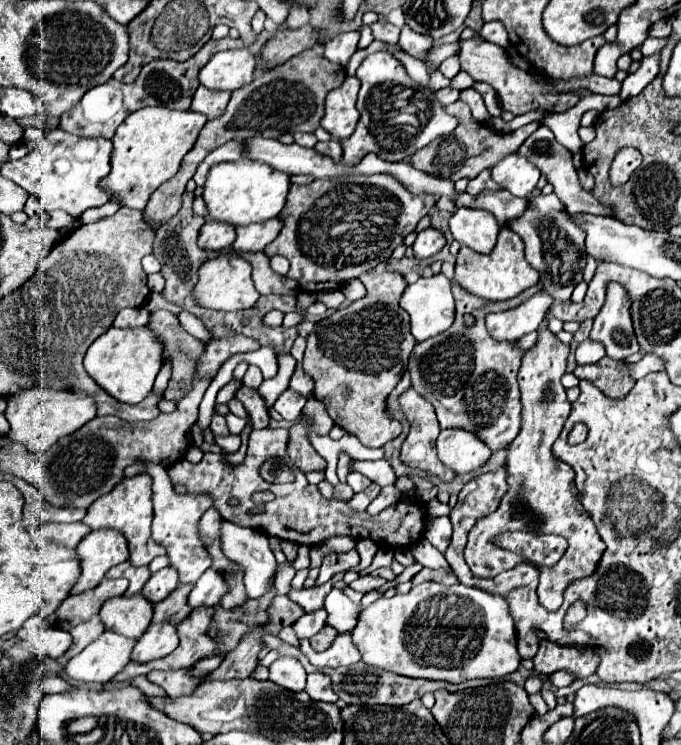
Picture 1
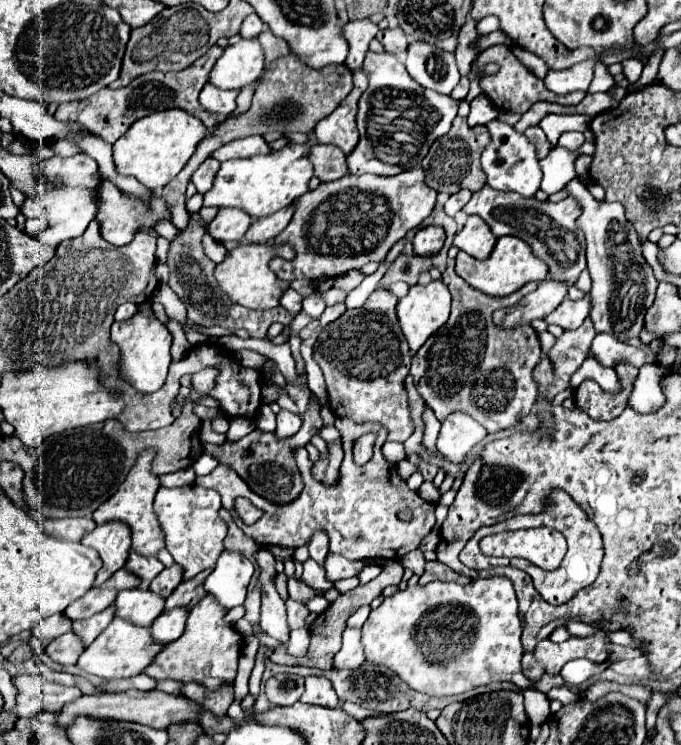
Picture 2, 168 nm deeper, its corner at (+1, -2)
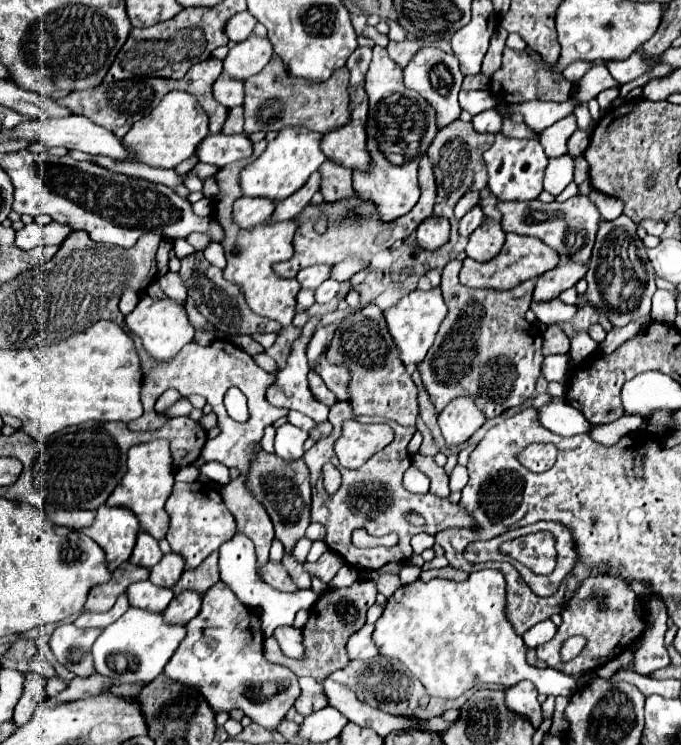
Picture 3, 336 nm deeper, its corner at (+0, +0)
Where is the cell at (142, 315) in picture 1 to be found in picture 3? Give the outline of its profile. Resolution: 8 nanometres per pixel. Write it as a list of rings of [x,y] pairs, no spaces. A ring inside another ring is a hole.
[[[127,291],[127,293],[123,293],[123,297],[119,301],[119,309],[123,315],[129,315],[137,303],[139,303],[139,295],[135,291]]]

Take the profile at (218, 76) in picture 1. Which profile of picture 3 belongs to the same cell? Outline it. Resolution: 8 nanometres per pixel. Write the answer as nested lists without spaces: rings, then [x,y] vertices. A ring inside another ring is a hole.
[[[251,35],[243,43],[237,43],[229,49],[229,55],[223,61],[223,73],[245,81],[247,77],[259,73],[271,59],[273,45],[269,39],[261,39],[257,35]]]

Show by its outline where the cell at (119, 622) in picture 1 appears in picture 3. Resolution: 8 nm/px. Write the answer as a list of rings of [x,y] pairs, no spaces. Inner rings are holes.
[[[151,581],[131,583],[127,589],[129,603],[139,609],[147,609],[151,613],[163,613],[163,609],[171,603],[173,591],[165,587],[157,587]]]

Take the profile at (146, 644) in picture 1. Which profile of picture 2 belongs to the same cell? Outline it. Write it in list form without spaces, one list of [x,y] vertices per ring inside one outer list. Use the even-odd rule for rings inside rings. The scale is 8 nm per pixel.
[[[170,609],[164,611],[154,623],[152,623],[152,635],[160,641],[160,643],[170,643],[176,641],[182,633],[184,633],[184,625],[188,619],[190,609]]]

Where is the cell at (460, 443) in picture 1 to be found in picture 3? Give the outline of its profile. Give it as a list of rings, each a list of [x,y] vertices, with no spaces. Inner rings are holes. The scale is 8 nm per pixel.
[[[459,397],[439,413],[439,427],[447,447],[463,445],[485,423],[483,411],[469,399]]]

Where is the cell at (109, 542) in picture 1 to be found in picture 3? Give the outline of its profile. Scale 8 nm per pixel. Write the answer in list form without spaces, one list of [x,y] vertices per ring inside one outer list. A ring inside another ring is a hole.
[[[101,505],[97,509],[95,523],[81,531],[105,551],[109,571],[115,571],[131,557],[139,523],[129,509]]]

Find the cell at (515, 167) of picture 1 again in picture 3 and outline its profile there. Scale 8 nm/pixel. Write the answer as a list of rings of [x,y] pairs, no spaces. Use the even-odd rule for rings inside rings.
[[[501,131],[495,133],[495,143],[483,153],[489,171],[489,191],[503,201],[531,201],[543,191],[543,171],[547,155],[539,139],[515,139]]]

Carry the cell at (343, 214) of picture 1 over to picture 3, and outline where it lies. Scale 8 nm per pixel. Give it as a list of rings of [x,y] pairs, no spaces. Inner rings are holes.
[[[423,157],[423,161],[419,163],[419,187],[421,187],[421,197],[419,197],[417,205],[407,215],[403,215],[403,217],[399,217],[395,221],[379,219],[375,203],[371,199],[361,199],[359,195],[339,199],[339,201],[323,201],[321,205],[309,203],[295,217],[295,221],[297,221],[297,231],[295,231],[295,237],[293,237],[295,255],[285,263],[275,263],[273,271],[279,277],[291,279],[305,267],[311,267],[311,265],[335,265],[335,263],[341,263],[347,257],[357,257],[363,263],[369,263],[375,253],[391,247],[399,239],[409,237],[417,229],[417,225],[421,221],[425,221],[433,213],[435,177],[433,177],[433,169],[431,169],[431,163],[429,163],[427,157]],[[319,217],[327,219],[327,231],[325,233],[315,231],[315,225],[317,225]]]

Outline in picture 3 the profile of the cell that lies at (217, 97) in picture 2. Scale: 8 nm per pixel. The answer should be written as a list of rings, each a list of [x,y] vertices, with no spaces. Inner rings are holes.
[[[221,75],[213,83],[213,97],[227,109],[243,105],[243,81],[235,81],[227,75]]]

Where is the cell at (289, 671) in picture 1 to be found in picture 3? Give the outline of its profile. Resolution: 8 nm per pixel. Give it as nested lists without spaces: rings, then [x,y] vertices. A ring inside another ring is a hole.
[[[219,581],[203,595],[199,615],[191,619],[185,629],[187,635],[165,665],[163,675],[181,685],[199,689],[217,713],[239,707],[253,723],[275,729],[299,697],[299,681],[291,669],[269,663],[263,657],[265,637],[255,611],[245,607],[235,593]]]

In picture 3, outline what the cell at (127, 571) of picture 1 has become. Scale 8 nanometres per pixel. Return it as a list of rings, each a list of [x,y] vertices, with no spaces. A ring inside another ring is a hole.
[[[139,531],[135,549],[133,549],[133,555],[131,555],[129,561],[131,561],[133,565],[141,565],[141,567],[153,569],[161,559],[163,559],[163,553],[161,553],[157,541],[155,541],[149,533]]]

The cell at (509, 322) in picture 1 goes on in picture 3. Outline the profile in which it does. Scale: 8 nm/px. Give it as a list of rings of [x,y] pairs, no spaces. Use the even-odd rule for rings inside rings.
[[[561,261],[555,269],[551,269],[549,273],[543,273],[537,279],[533,301],[541,303],[541,301],[557,299],[561,291],[573,287],[581,277],[585,277],[585,273],[587,273],[587,265],[575,265],[571,261]]]

